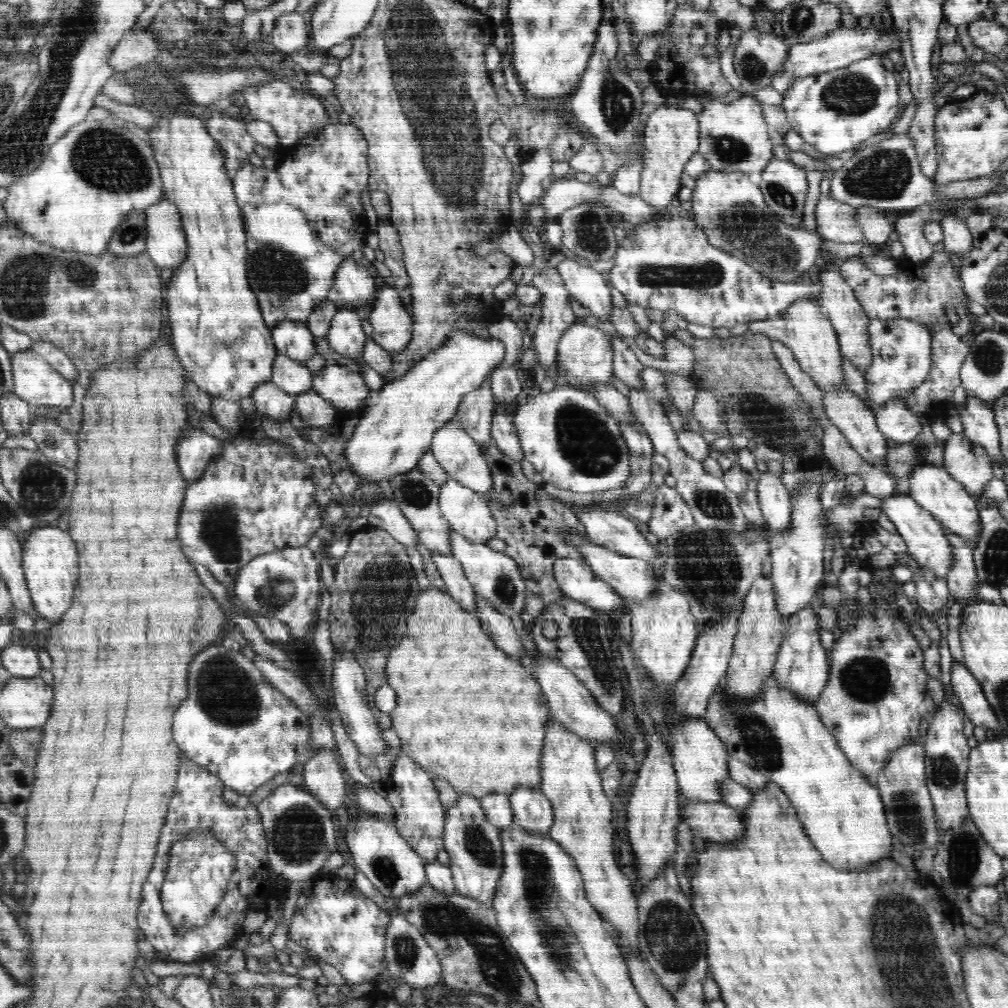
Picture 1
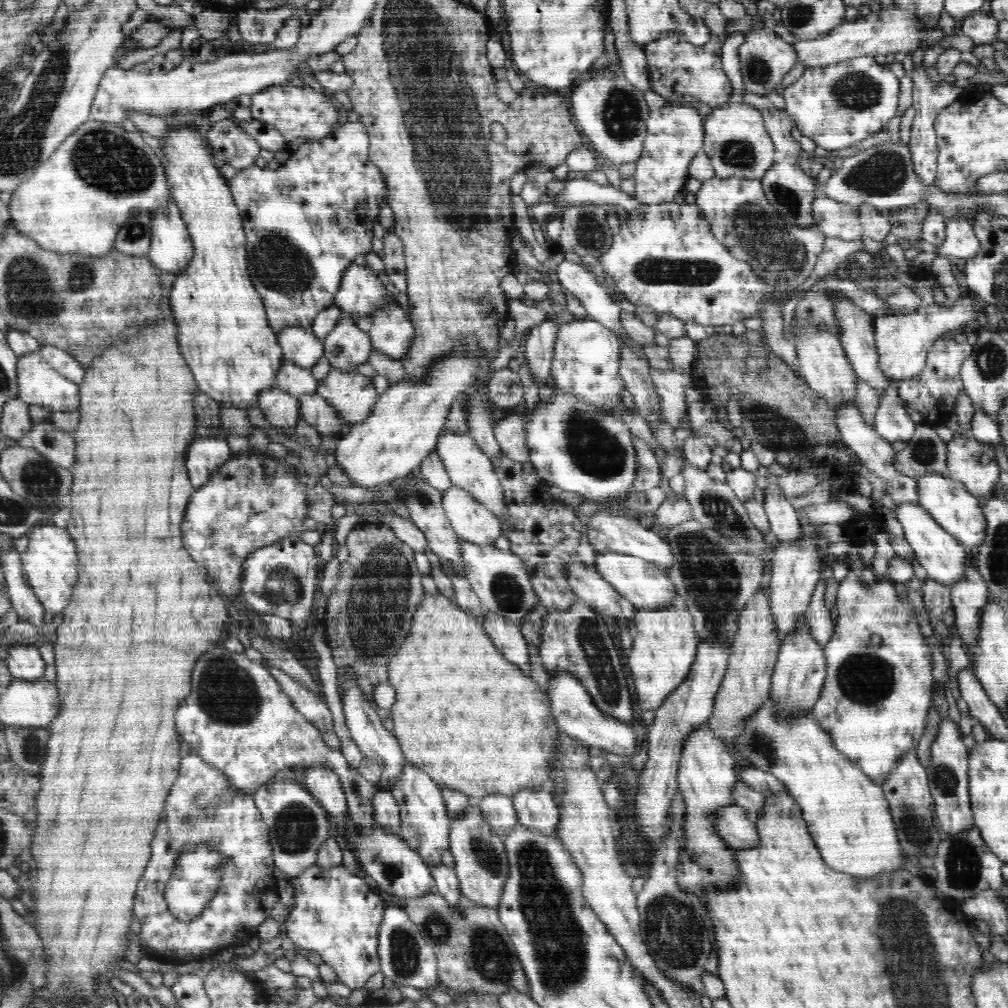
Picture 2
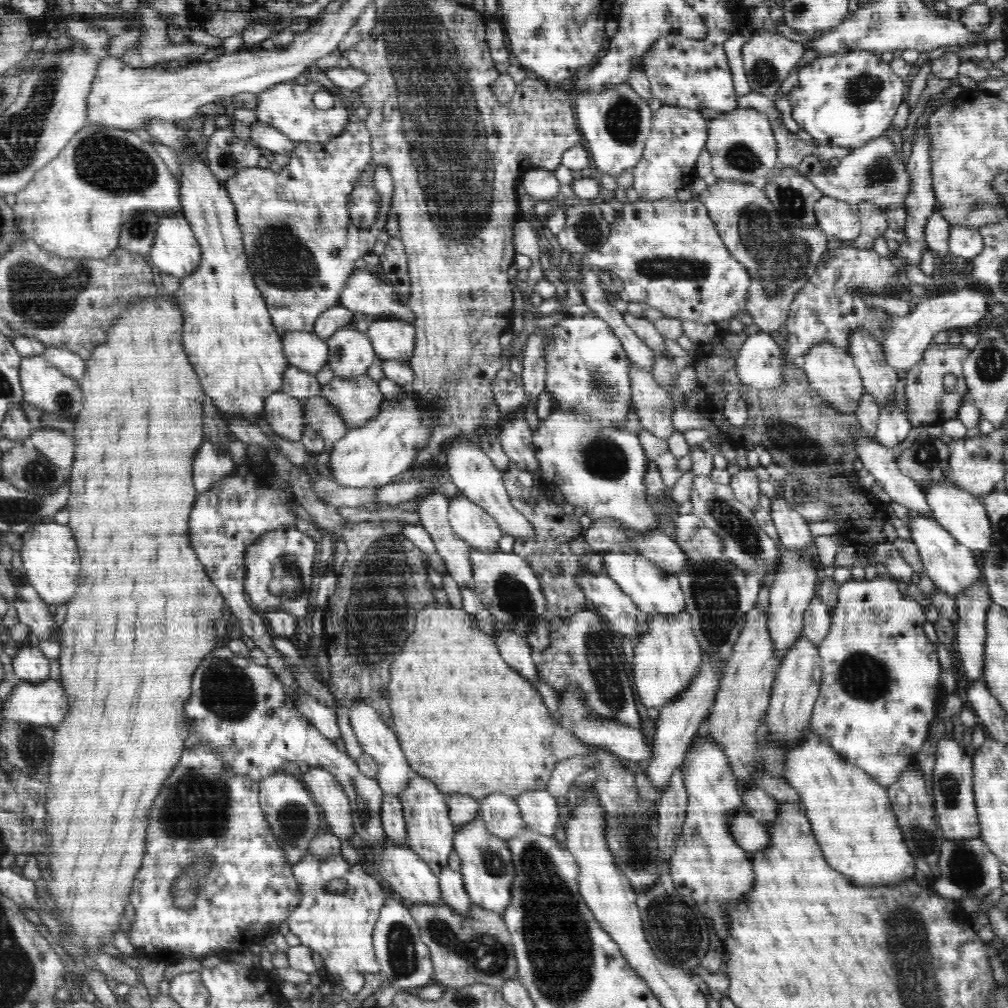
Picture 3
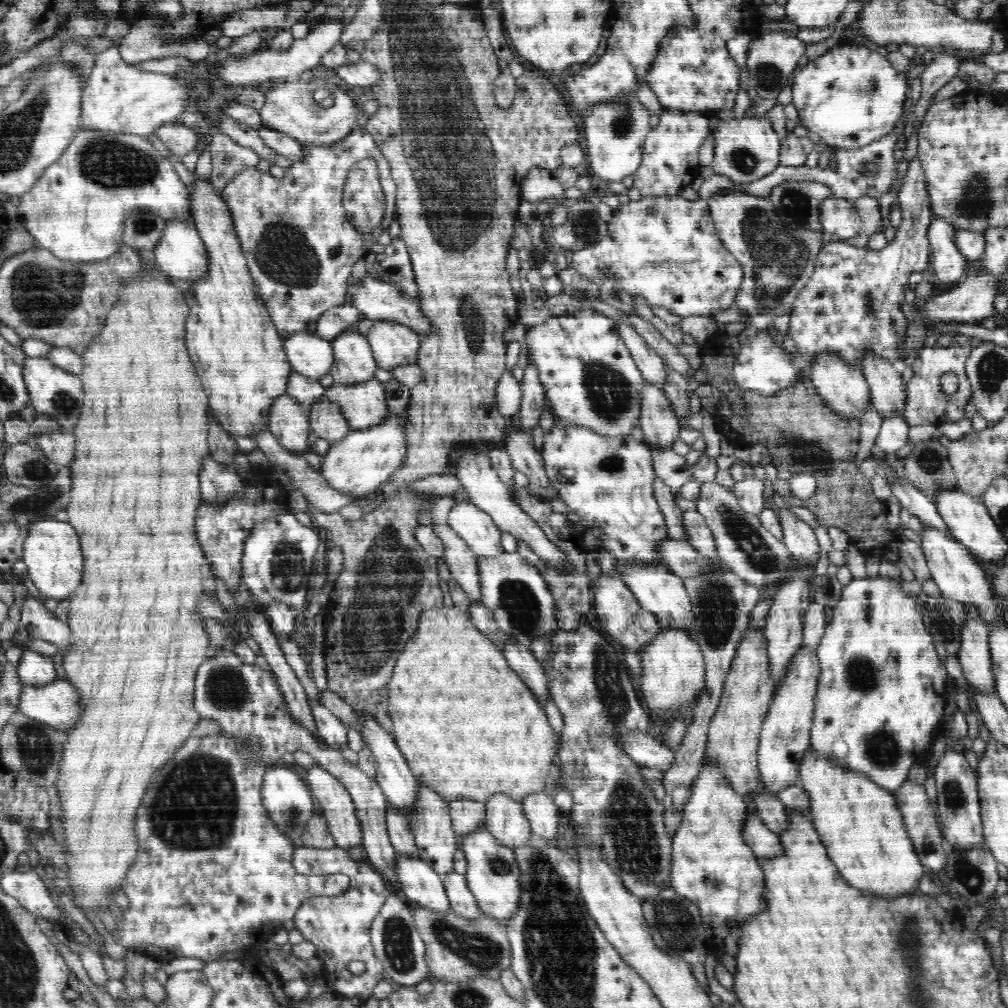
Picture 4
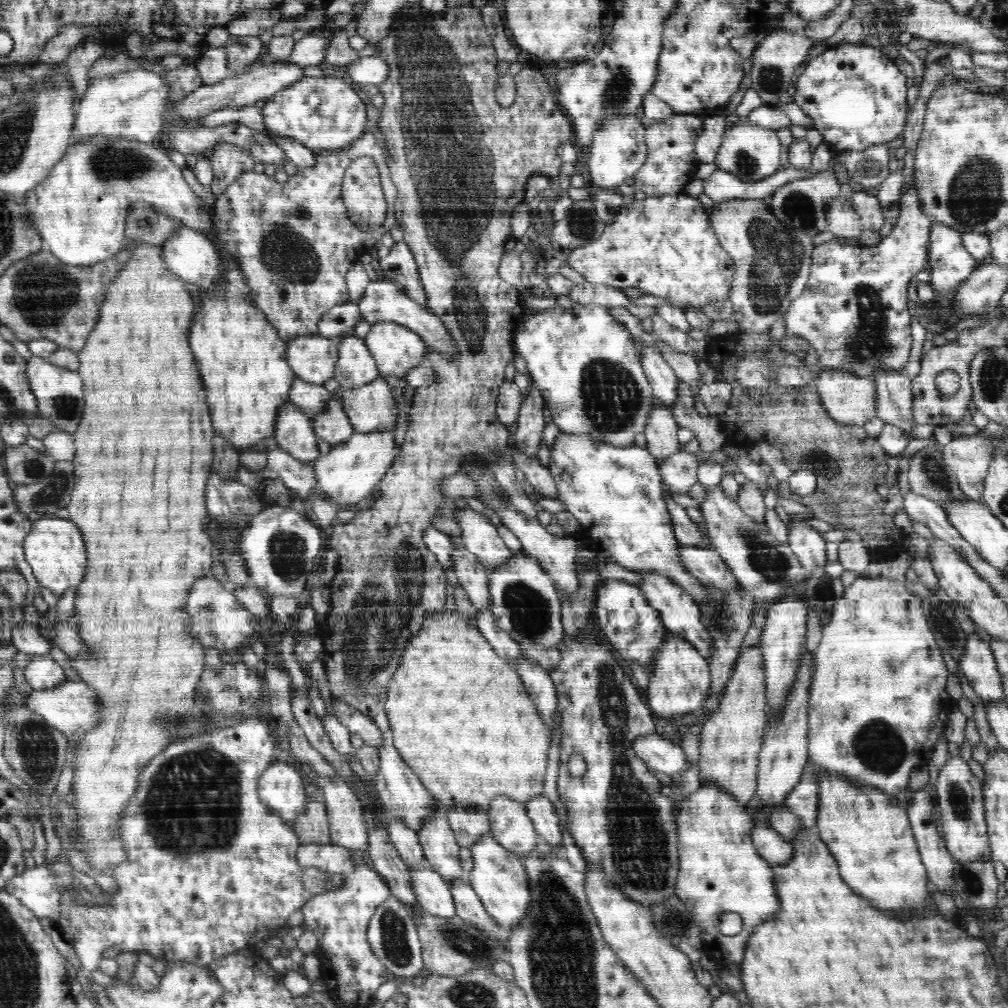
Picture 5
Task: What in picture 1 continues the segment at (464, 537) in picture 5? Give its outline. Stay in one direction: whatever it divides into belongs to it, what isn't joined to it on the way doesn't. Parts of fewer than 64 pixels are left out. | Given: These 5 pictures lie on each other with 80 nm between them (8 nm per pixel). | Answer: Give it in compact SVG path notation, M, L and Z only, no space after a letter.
M448 477L441 486L439 508L451 530L474 543L485 543L496 536L487 498Z

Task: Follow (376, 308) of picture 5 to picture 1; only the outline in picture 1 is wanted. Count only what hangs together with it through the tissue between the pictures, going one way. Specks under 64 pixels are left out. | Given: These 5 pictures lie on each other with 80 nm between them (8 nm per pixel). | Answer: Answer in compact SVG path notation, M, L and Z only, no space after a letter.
M352 255L344 257L333 276L326 300L336 303L339 308L358 310L364 307L368 297L374 296L374 300L380 288L376 286L374 275L365 261L358 263Z

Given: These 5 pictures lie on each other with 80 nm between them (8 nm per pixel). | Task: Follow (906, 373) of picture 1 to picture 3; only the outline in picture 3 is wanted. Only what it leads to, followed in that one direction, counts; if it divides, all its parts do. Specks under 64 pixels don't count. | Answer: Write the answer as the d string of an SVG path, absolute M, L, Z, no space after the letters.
M977 286L959 287L957 291L940 293L926 300L918 299L913 309L903 317L892 317L881 328L883 339L881 342L886 364L897 372L908 372L922 360L925 350L932 344L934 334L942 330L963 330L980 322L986 312L990 311L992 302L987 292Z

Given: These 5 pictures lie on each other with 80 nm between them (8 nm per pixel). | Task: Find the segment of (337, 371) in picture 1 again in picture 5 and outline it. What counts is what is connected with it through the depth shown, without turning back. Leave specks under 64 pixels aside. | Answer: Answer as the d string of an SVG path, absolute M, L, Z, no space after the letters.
M382 376L364 386L341 387L339 393L343 411L355 432L395 432L399 427L396 401L391 386Z

